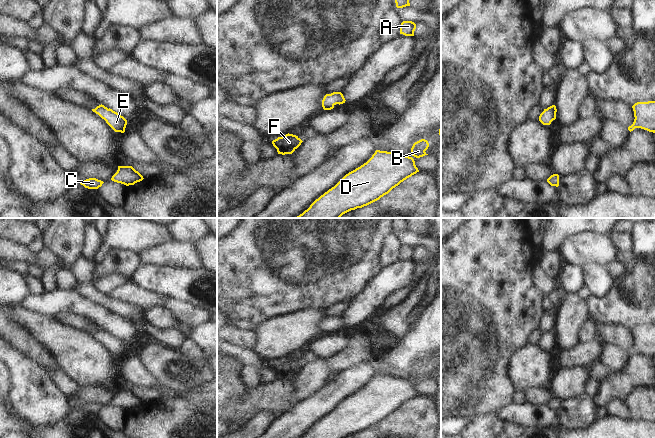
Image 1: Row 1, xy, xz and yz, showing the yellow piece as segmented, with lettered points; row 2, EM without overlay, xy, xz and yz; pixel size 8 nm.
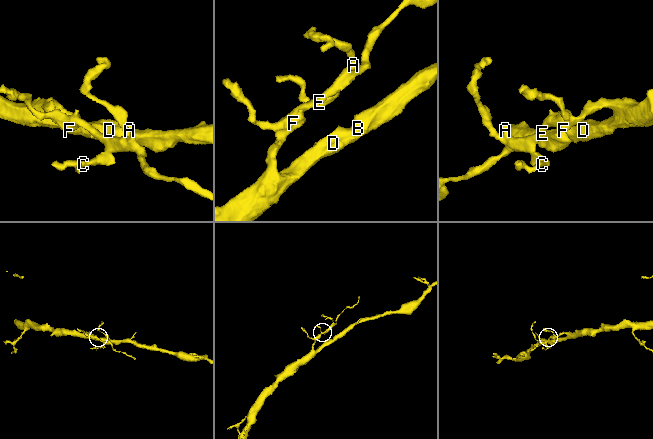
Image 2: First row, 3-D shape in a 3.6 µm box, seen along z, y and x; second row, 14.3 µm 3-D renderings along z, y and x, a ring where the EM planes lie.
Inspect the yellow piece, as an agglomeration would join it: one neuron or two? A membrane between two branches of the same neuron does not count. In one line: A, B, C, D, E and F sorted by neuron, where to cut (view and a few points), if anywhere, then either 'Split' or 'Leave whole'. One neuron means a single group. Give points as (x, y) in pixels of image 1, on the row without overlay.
Groups: A B C D E F. No split. Leave whole

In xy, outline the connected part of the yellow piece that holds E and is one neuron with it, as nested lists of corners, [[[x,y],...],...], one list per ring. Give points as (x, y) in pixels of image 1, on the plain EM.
[[[99,329],[95,333],[92,333],[93,336],[98,338],[102,343],[106,345],[106,347],[115,355],[115,356],[125,356],[125,352],[127,349],[127,344],[113,335],[112,333],[108,333],[104,329]]]

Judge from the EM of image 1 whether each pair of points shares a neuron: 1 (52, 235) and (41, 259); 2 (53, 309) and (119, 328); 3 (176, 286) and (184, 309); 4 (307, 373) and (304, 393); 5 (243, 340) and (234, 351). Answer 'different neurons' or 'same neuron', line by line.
1: different neurons
2: same neuron
3: different neurons
4: same neuron
5: different neurons

